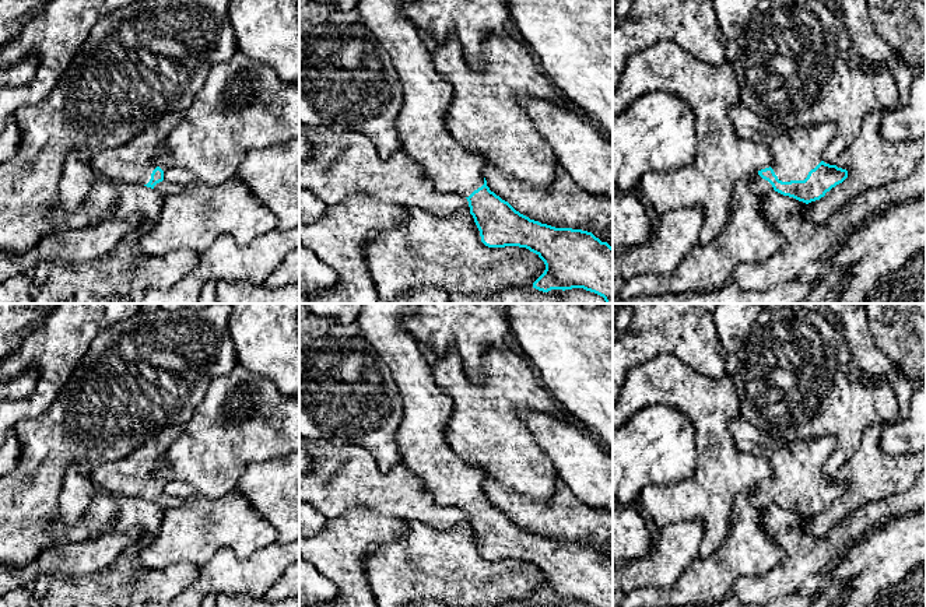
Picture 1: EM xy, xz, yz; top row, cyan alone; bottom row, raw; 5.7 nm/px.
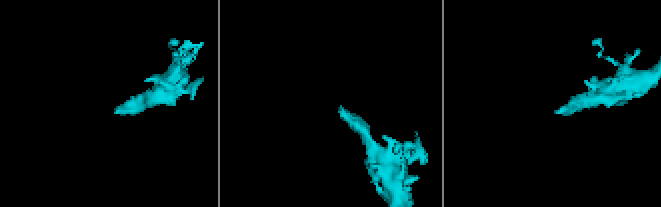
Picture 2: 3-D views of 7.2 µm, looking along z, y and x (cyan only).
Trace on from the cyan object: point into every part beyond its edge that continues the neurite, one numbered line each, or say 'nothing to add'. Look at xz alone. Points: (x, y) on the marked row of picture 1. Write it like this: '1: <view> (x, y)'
1: xz (420, 123)

